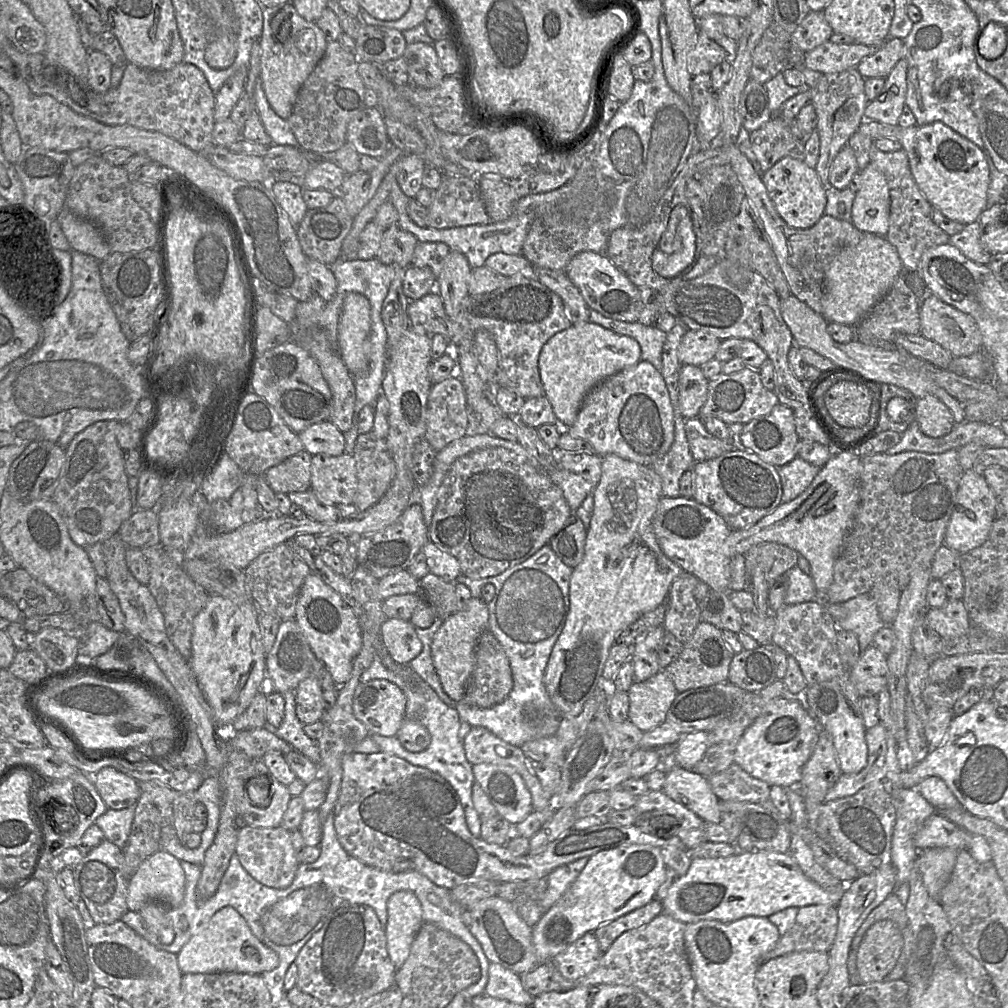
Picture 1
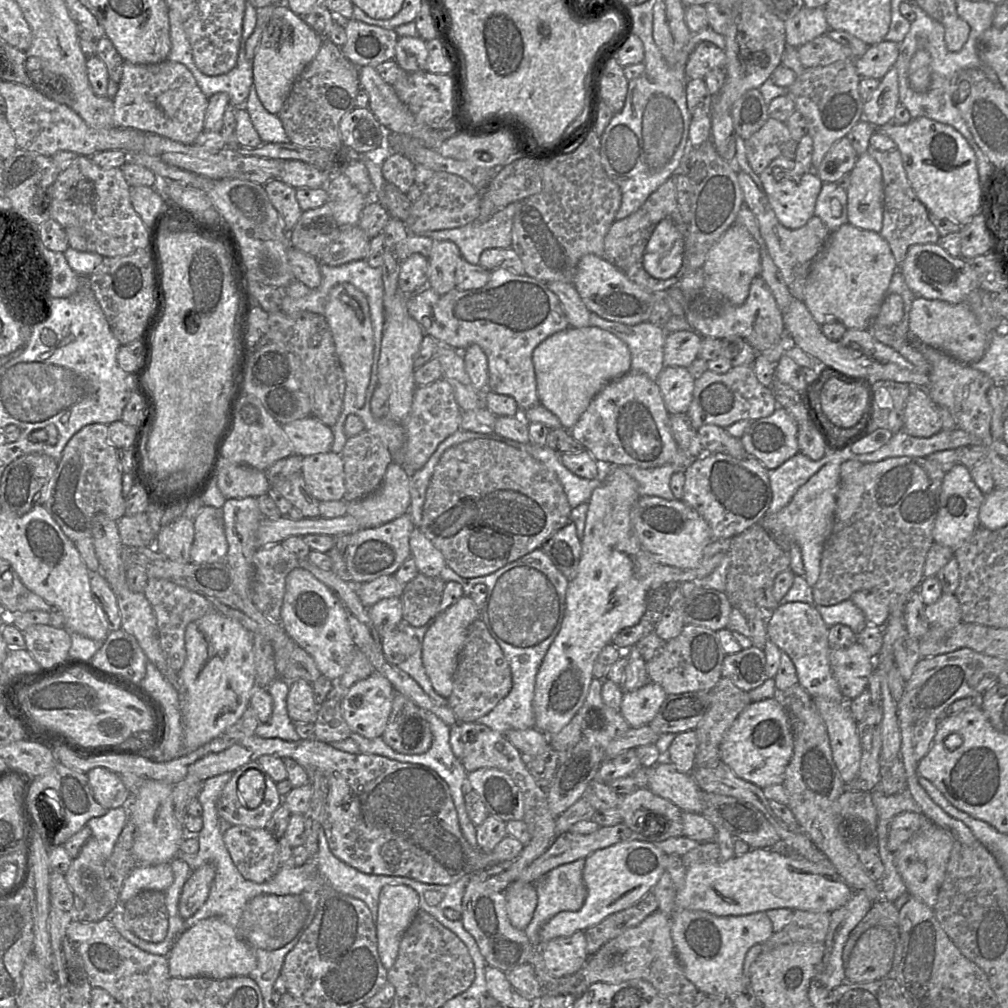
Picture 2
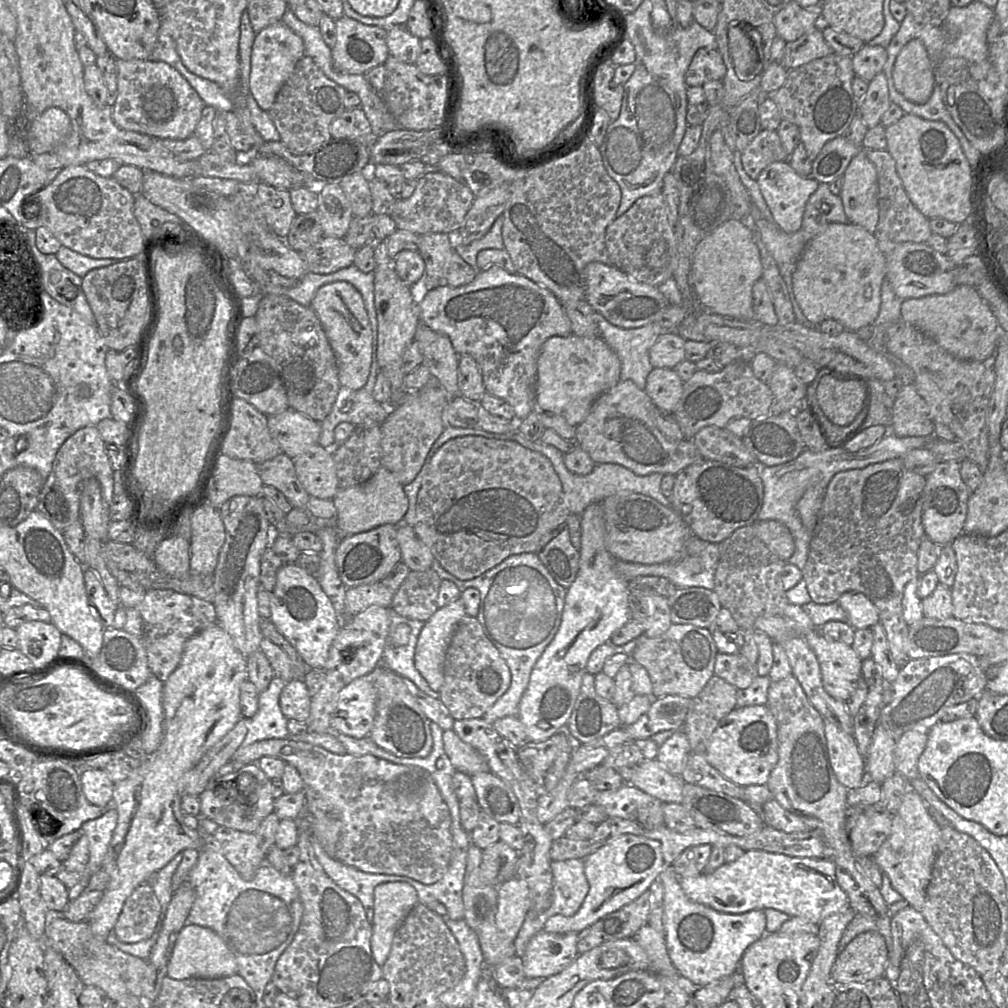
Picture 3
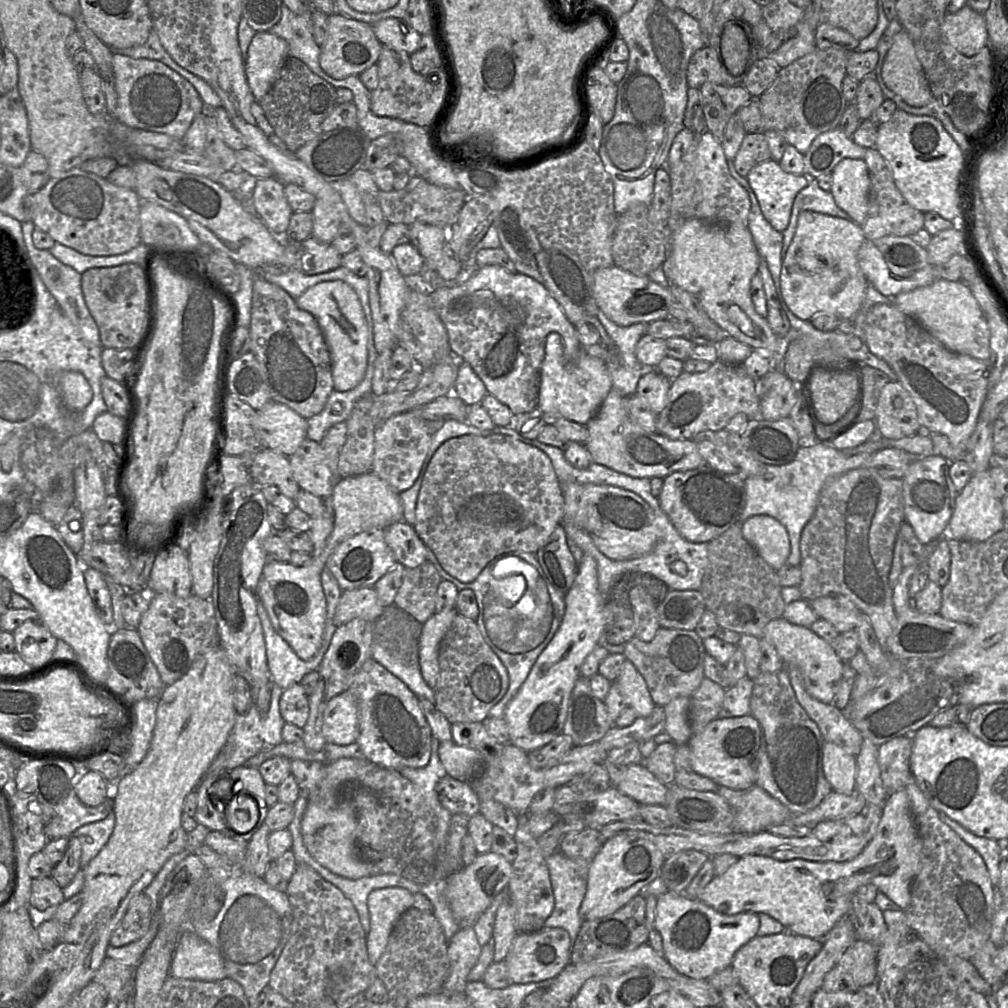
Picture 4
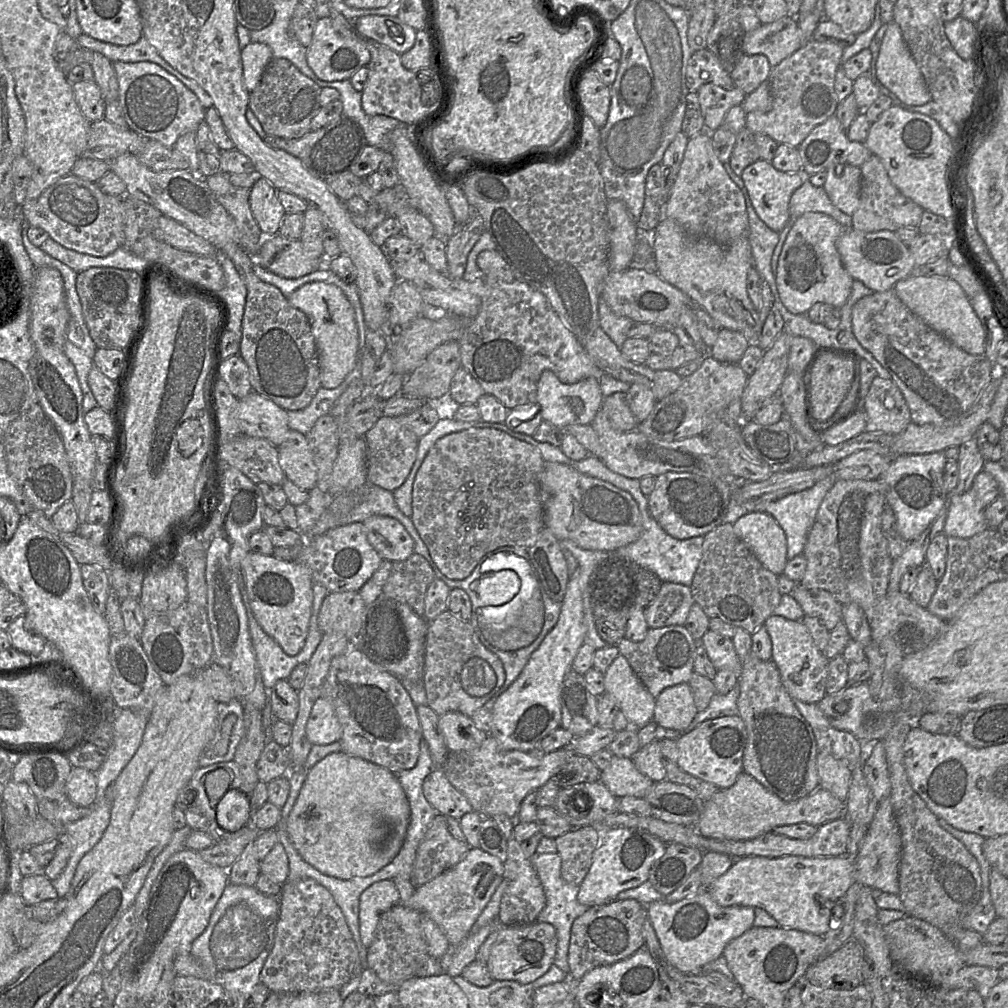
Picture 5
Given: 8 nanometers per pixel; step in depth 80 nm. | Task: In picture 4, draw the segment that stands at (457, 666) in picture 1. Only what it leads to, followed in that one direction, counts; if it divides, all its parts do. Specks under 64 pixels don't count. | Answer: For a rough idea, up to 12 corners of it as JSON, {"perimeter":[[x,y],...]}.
{"perimeter":[[455,607],[433,613],[422,624],[418,666],[431,689],[439,675],[440,642]]}

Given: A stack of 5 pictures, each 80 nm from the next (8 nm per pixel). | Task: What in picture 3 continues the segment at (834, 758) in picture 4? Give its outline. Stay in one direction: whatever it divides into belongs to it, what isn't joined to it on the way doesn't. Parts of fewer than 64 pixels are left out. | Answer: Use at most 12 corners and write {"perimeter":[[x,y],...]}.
{"perimeter":[[823,720],[829,760],[849,790],[864,786],[854,736]]}

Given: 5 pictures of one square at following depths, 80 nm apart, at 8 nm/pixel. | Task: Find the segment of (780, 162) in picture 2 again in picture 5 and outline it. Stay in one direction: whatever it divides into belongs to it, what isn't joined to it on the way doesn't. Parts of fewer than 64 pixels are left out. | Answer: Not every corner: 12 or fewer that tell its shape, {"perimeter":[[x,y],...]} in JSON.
{"perimeter":[[759,159],[740,175],[752,206],[772,230],[790,217],[790,199],[808,179]]}

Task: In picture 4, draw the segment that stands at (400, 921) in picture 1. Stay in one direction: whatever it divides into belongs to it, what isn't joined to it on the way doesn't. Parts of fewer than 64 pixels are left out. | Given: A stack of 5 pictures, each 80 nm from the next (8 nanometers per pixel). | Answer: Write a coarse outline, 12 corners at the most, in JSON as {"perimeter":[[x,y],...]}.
{"perimeter":[[373,889],[367,897],[369,960],[383,954],[398,918],[413,906],[407,889]]}

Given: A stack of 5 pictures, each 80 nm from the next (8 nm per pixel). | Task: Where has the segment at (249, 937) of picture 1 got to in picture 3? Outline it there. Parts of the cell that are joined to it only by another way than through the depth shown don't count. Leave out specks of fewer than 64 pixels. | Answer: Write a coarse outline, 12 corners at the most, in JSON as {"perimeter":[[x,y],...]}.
{"perimeter":[[207,927],[180,931],[167,975],[219,979],[238,973],[224,940]]}

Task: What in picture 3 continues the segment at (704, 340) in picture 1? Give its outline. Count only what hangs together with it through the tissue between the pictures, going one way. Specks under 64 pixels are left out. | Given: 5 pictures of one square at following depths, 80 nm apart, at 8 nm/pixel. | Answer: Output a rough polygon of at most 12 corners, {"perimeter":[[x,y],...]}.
{"perimeter":[[661,331],[649,351],[653,368],[685,360],[685,339]]}

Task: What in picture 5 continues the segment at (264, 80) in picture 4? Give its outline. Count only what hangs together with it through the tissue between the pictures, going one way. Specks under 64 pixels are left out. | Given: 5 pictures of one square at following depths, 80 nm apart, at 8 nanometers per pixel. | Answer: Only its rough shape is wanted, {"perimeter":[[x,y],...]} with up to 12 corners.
{"perimeter":[[250,42],[241,49],[248,92],[258,86],[272,50]]}

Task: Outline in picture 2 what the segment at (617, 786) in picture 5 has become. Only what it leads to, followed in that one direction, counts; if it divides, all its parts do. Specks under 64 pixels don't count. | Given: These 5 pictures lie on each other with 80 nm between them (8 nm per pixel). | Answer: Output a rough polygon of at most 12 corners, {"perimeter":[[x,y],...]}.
{"perimeter":[[669,761],[653,767],[648,789],[682,811],[703,811],[703,791]]}

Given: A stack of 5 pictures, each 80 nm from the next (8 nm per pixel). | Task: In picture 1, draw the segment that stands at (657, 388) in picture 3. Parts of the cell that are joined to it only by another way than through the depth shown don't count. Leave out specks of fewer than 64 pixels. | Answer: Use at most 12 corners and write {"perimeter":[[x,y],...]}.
{"perimeter":[[682,365],[679,411],[696,418],[709,380],[701,368]]}

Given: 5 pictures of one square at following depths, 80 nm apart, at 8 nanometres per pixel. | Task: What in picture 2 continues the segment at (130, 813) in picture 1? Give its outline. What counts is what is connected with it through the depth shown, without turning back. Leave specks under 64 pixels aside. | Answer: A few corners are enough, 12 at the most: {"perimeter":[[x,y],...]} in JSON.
{"perimeter":[[126,807],[88,820],[105,860],[127,820]]}

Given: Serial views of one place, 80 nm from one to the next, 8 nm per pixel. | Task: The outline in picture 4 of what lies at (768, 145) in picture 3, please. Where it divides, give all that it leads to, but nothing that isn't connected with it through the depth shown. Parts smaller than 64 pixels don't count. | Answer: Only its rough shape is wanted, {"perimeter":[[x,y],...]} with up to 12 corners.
{"perimeter":[[746,133],[732,161],[746,177],[770,159],[765,135]]}

